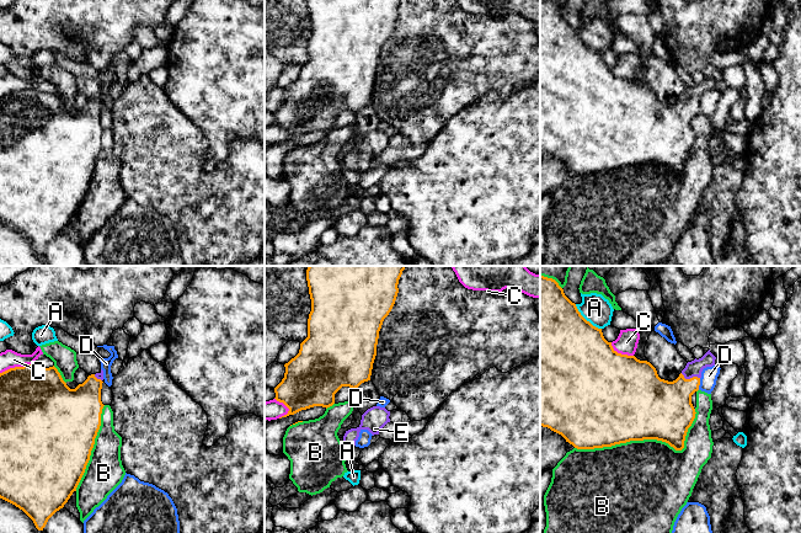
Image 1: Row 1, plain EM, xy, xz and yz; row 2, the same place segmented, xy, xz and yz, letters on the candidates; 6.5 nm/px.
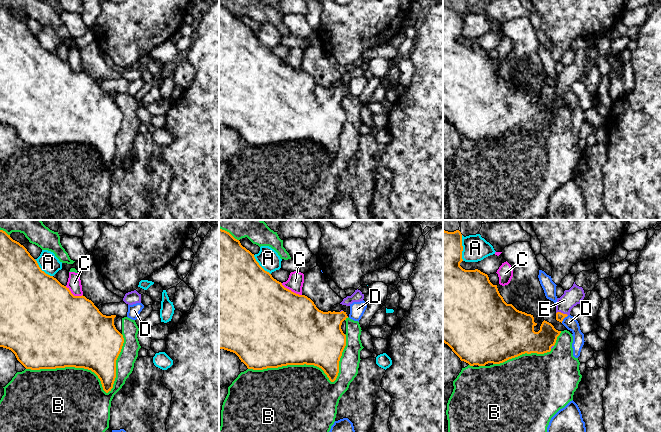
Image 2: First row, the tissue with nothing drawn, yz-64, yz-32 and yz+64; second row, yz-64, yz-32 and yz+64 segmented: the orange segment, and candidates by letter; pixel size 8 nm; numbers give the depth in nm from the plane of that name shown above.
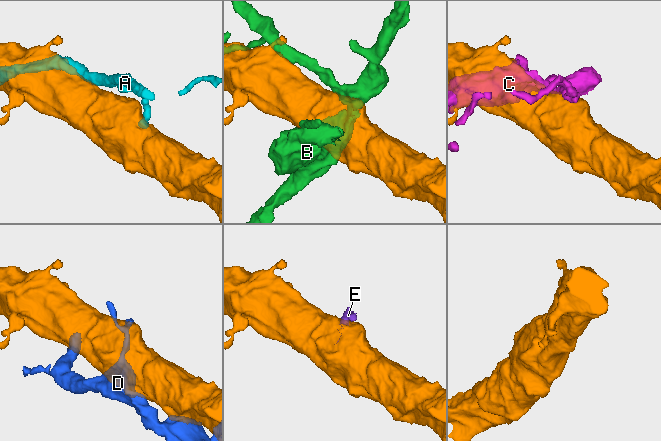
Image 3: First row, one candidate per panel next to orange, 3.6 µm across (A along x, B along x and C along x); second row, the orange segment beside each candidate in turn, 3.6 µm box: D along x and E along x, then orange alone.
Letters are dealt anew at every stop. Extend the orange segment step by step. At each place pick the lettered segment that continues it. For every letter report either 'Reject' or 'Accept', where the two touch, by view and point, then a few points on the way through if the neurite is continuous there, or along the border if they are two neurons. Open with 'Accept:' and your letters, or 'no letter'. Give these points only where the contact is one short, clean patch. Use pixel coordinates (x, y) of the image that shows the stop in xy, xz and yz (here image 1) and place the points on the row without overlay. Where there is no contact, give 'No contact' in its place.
Accept: E
A: Reject. Touches orange at yz (585, 43)
B: Reject. Touches orange at yz (646, 163)
C: Reject. Touches orange at xy (15, 91)
D: Reject. Touches orange at yz (699, 108). Boundary: yz (700, 102), (698, 113)
E: Accept. Touches orange at yz (690, 102). Path across: yz (666, 132), (690, 102), (694, 92)

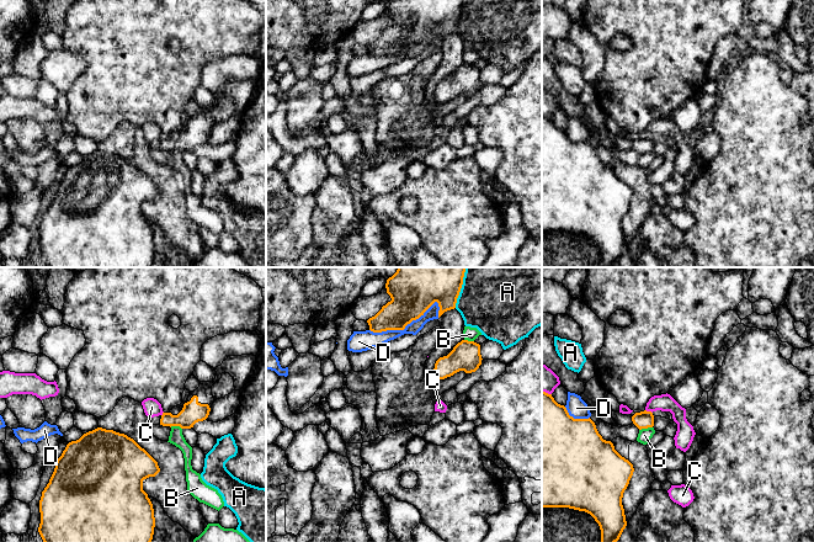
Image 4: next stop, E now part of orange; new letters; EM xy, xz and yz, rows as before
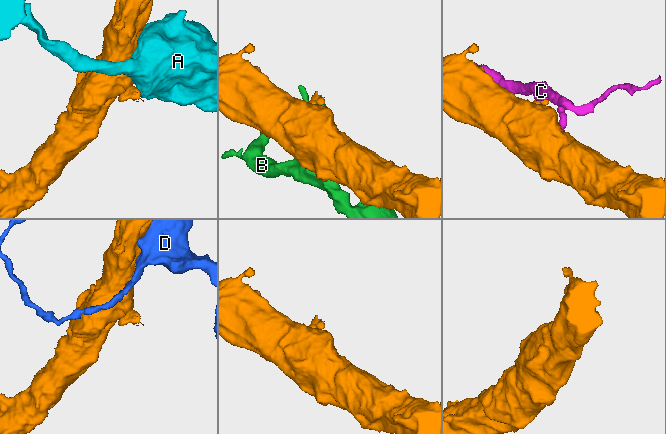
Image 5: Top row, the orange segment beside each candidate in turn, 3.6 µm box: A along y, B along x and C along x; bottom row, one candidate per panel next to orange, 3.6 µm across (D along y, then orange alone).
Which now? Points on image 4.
Accept: no letter
A: Reject. Touches orange at xz (459, 15)
B: Reject. Touches orange at yz (645, 152). Boundary: yz (652, 150), (639, 154)
C: Reject. Touches orange at yz (649, 136)
D: Reject. Touches orange at xz (404, 52)

